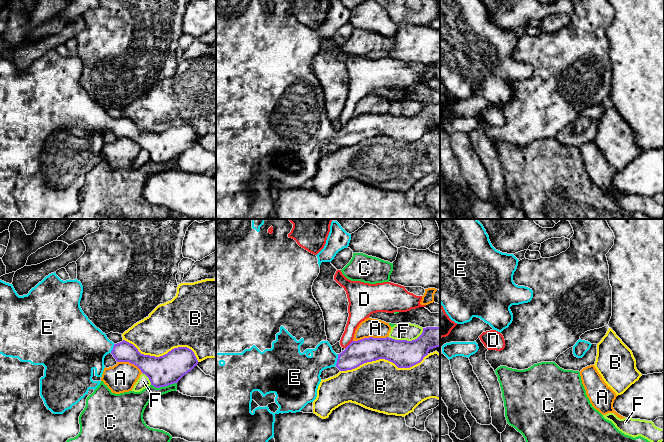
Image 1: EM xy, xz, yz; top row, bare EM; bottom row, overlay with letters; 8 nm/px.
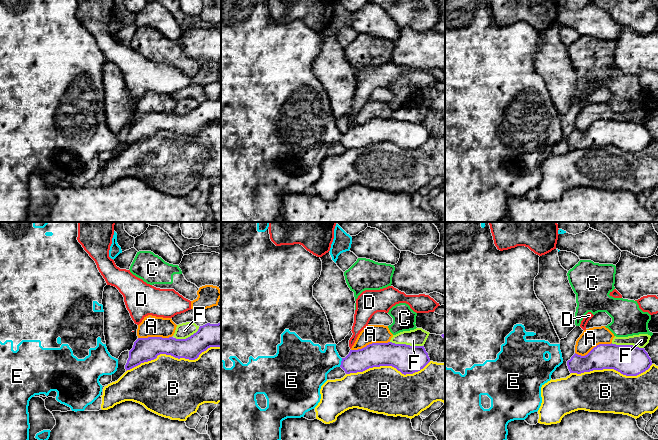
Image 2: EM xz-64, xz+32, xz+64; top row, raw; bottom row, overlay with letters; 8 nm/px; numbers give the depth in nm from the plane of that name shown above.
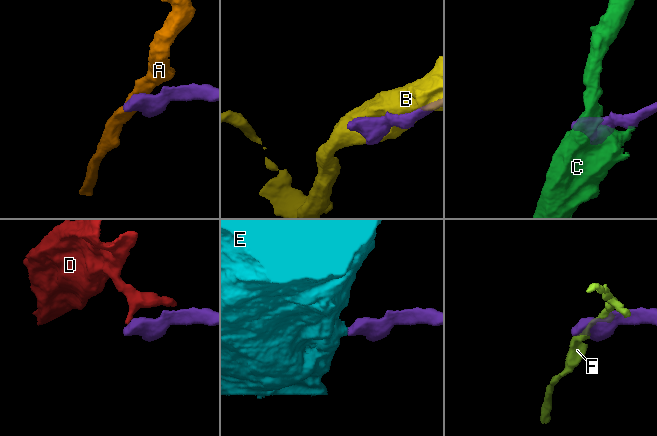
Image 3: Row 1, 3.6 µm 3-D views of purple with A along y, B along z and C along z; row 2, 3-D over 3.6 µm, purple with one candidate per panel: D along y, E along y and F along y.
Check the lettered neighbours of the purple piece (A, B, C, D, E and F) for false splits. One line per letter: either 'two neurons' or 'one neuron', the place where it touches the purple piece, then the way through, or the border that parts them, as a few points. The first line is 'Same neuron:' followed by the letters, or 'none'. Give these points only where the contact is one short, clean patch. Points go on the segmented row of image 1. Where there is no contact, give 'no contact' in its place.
Same neuron: E
A: two neurons | xz (370, 337)
B: two neurons | xz (384, 358)
C: two neurons | xy (163, 386) | along xy (176, 382), (159, 387), (151, 385)
D: two neurons | xz (349, 344) | along xz (352, 340), (345, 348)
E: one neuron | xz (337, 360) | across xz (365, 350), (347, 360), (337, 360), (319, 360), (308, 369)
F: two neurons | xz (406, 340)

